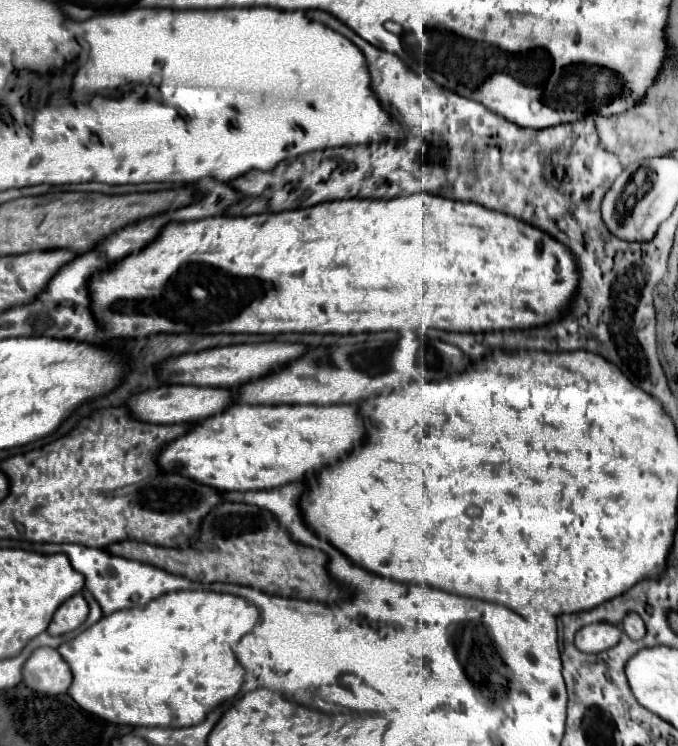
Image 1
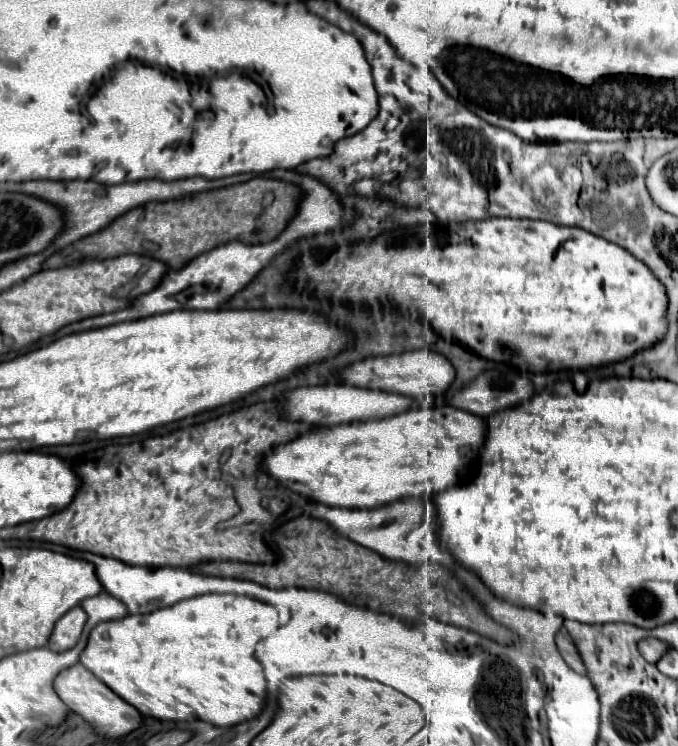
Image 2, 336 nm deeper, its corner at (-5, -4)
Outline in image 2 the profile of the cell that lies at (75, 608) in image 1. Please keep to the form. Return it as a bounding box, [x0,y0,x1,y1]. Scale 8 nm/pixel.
[47,606,87,652]

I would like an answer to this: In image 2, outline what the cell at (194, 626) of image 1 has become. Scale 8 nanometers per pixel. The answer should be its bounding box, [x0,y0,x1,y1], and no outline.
[81,594,279,728]

